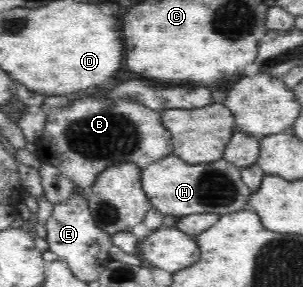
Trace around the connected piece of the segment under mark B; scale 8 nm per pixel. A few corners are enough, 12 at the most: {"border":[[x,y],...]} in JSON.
{"border":[[82,97],[33,148],[80,189],[113,162],[172,152],[159,112]]}

